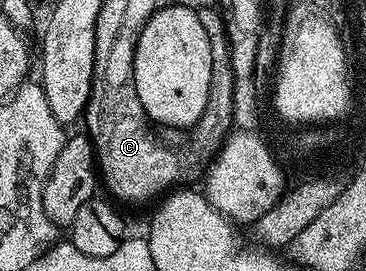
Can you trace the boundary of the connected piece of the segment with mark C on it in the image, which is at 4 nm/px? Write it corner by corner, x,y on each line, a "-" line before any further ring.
111,85
111,89
91,89
86,119
85,135
95,135
91,145
95,148
95,164
102,188
104,185
116,202
154,202
182,182
179,180
183,177
183,165
178,155
155,138
156,130
149,124
135,89
115,89
115,85

